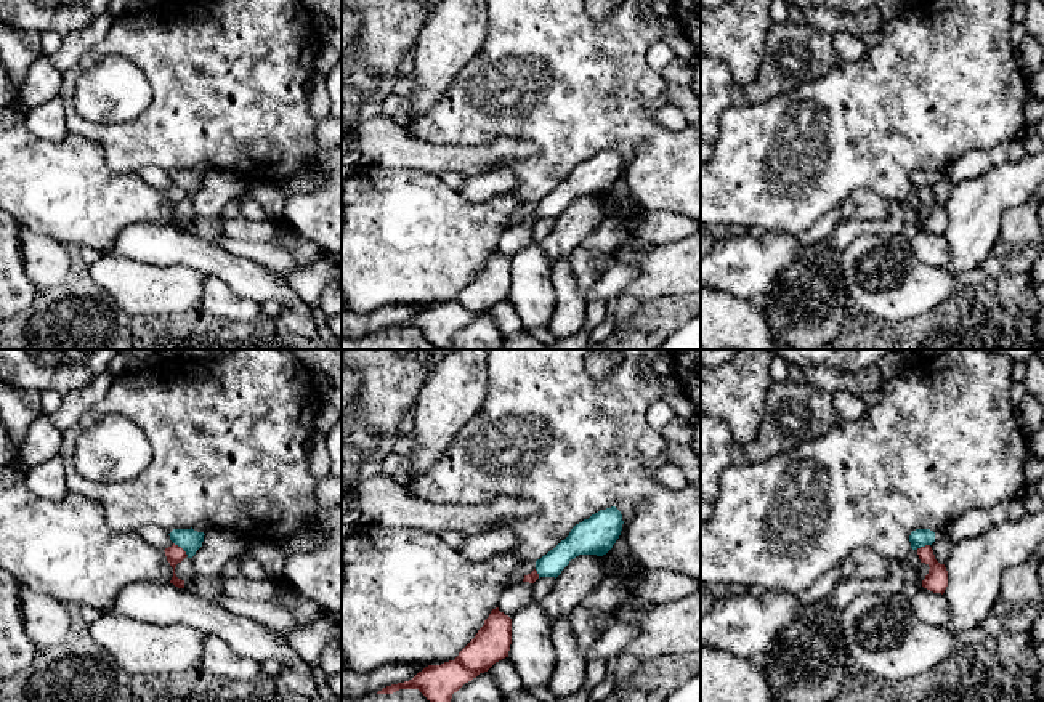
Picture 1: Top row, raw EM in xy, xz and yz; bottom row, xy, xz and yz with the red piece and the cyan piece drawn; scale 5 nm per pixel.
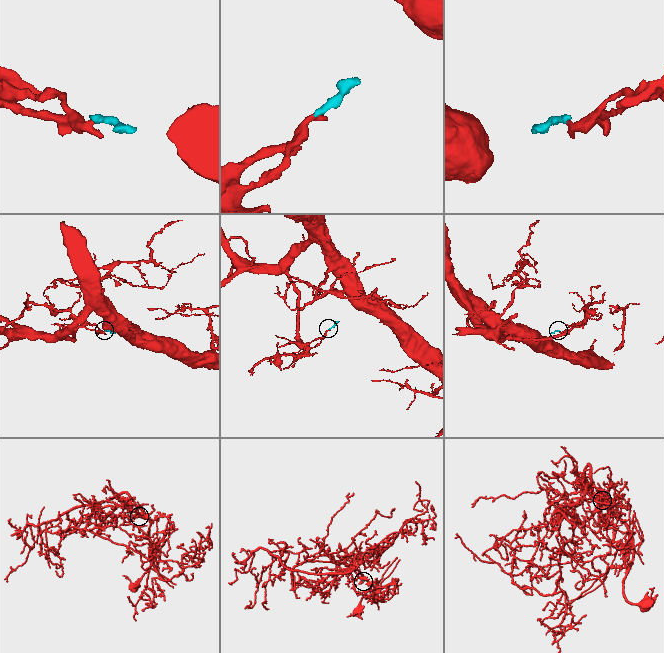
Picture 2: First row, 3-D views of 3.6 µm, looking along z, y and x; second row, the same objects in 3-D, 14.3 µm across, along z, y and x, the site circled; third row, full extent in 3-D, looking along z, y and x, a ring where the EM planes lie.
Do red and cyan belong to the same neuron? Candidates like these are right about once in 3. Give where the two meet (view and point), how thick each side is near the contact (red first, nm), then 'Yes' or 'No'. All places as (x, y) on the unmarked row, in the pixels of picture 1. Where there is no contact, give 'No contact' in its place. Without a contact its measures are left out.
Touches red at xy (182, 189). Thickness 90 nm (red) against 110 nm. No

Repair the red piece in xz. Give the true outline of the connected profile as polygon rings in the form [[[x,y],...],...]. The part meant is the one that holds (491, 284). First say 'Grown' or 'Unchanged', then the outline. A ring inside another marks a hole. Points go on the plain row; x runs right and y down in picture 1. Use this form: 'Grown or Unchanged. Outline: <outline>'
Unchanged. Outline: [[[492,250],[475,279],[454,301],[428,306],[412,321],[391,325],[377,335],[393,335],[399,330],[419,330],[438,349],[451,346],[452,335],[465,324],[488,313],[496,303],[508,298],[512,285],[512,260]]]

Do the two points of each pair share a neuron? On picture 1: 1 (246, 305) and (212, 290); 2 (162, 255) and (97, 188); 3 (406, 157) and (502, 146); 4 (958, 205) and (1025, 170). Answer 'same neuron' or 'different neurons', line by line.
1: same neuron
2: different neurons
3: same neuron
4: same neuron

